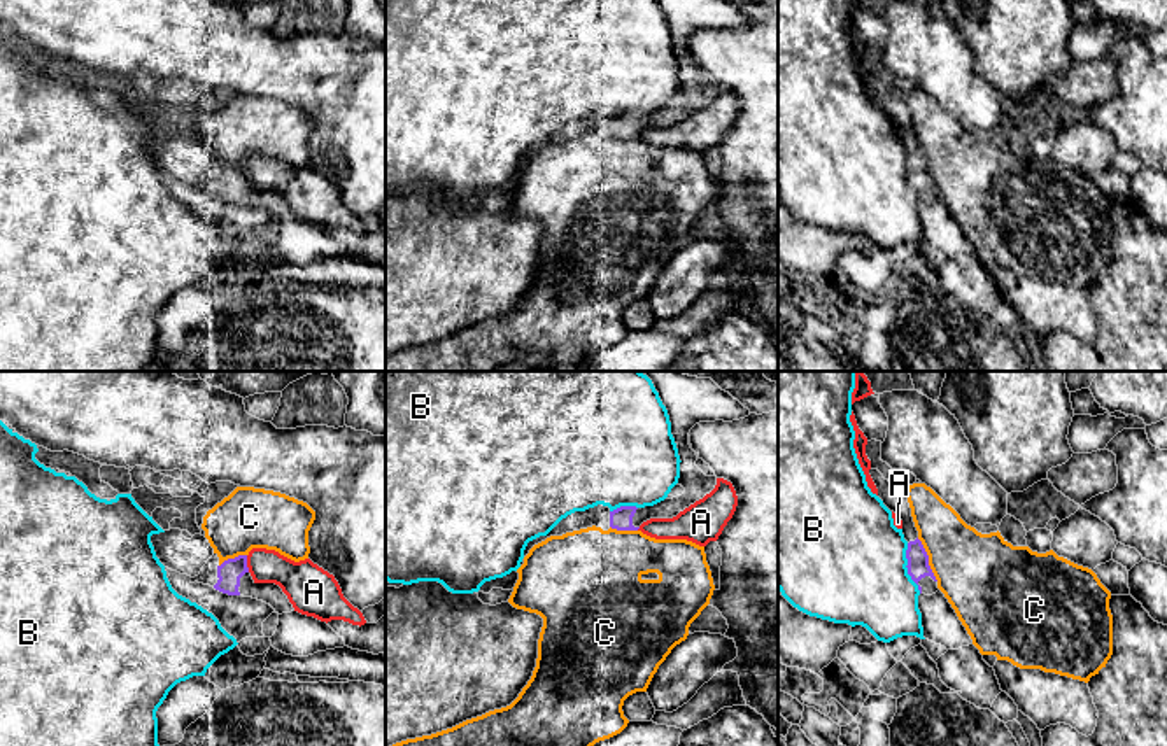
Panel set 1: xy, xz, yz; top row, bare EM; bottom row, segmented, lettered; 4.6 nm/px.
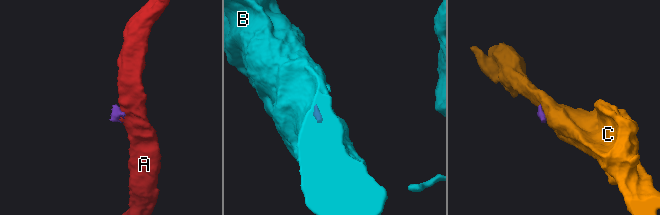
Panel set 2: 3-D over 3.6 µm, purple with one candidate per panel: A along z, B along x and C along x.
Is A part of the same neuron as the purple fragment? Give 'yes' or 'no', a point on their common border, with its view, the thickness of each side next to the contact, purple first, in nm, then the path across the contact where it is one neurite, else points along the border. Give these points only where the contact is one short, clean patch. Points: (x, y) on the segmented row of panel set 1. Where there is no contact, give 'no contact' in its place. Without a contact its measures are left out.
no; meets purple in xy at (246, 564); 110 nm thick on the purple side, 160 nm on the other; border along xy (246, 555), (249, 571)

